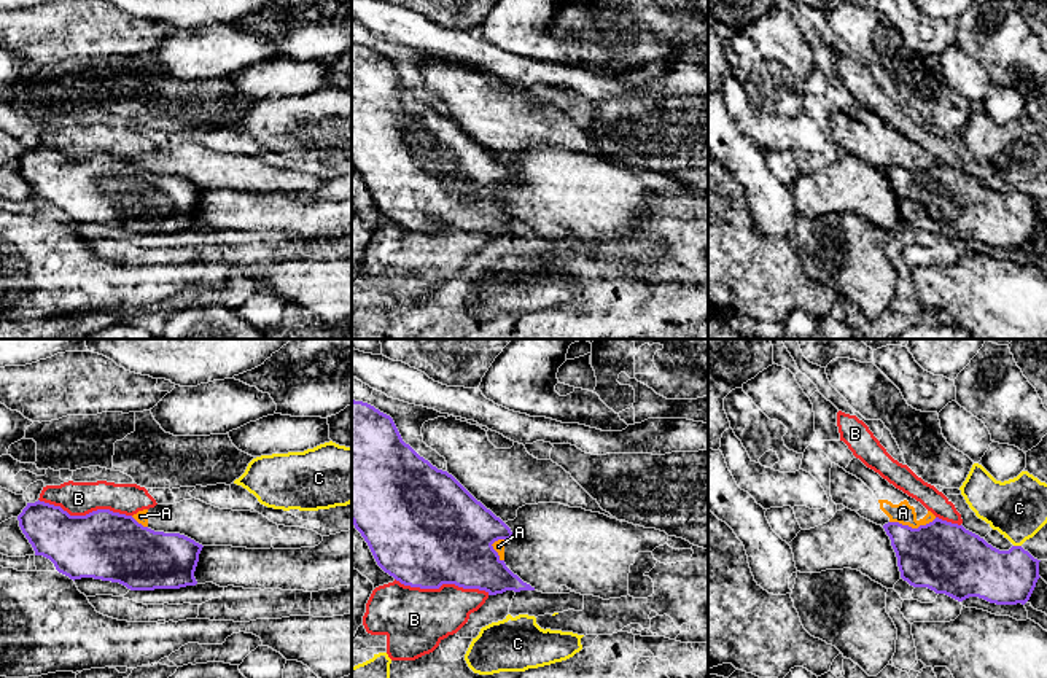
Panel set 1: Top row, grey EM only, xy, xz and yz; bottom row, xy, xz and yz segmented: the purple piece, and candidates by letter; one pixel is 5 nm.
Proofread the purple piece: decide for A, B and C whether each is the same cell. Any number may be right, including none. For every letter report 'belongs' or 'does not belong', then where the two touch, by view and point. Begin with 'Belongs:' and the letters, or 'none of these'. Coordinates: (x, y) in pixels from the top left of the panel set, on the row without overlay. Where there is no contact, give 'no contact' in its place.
Belongs: none of these
A: does not belong; contact yz (910, 171)
B: does not belong; contact xz (443, 226)
C: does not belong; contact yz (1017, 190)

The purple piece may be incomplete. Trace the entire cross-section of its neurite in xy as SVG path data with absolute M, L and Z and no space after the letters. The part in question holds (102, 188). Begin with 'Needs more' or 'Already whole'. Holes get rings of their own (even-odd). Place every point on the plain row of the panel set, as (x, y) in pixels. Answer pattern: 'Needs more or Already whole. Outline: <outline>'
Already whole. Outline: M38 143L27 146L18 164L35 199L49 202L59 216L73 224L94 221L119 226L130 234L180 232L197 228L194 215L204 189L180 177L154 175L132 159L110 153L70 159L60 150Z

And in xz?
Already whole. Outline: M352 43L352 166L368 186L377 208L404 229L439 232L455 228L485 234L535 234L514 218L493 193L498 183L509 185L511 172L477 145L452 118L438 113L406 88L393 62L374 49Z

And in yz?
Already whole. Outline: M936 161L912 172L883 169L901 221L958 245L979 240L996 248L1025 248L1039 220L1039 205L1022 189L999 194L963 169Z

